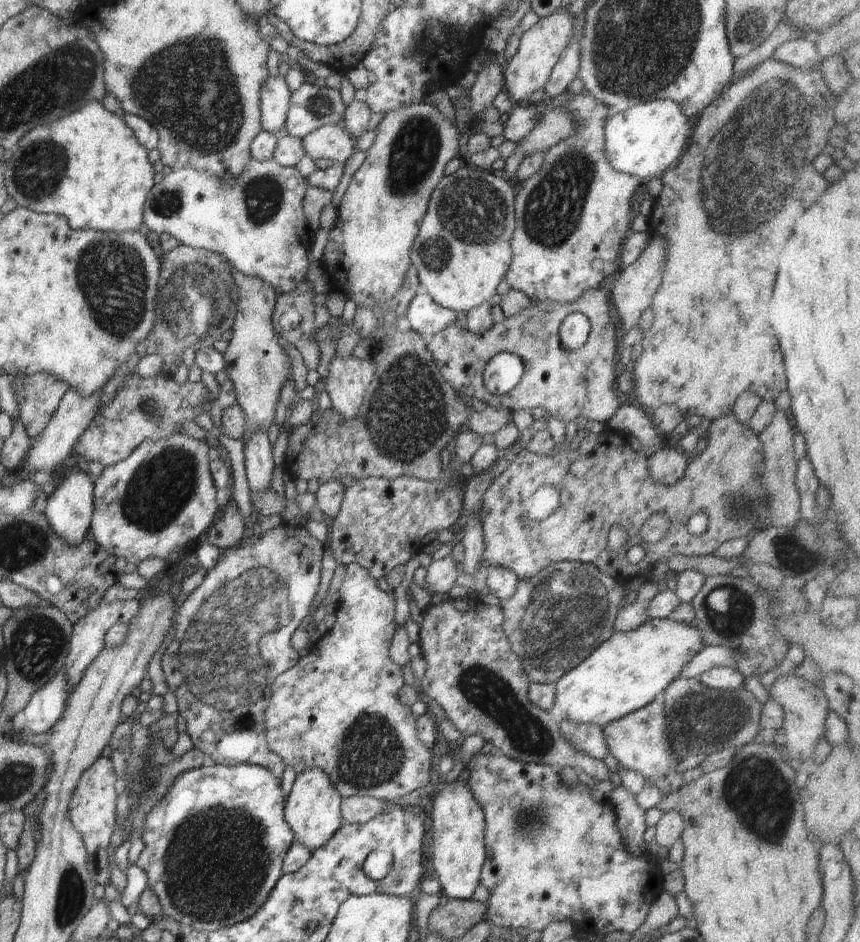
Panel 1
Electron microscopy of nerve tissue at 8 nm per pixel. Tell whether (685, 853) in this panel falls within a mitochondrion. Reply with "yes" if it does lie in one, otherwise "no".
no

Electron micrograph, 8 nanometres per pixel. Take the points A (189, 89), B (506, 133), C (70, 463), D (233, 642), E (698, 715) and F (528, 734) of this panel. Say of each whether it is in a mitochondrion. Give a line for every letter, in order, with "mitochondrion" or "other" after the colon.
A: mitochondrion
B: other
C: other
D: mitochondrion
E: mitochondrion
F: mitochondrion

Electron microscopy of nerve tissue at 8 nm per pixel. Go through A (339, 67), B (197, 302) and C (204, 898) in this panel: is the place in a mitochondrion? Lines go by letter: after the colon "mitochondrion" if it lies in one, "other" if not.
A: other
B: mitochondrion
C: mitochondrion

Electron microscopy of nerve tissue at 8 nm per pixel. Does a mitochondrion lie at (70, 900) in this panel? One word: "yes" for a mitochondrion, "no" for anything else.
yes

